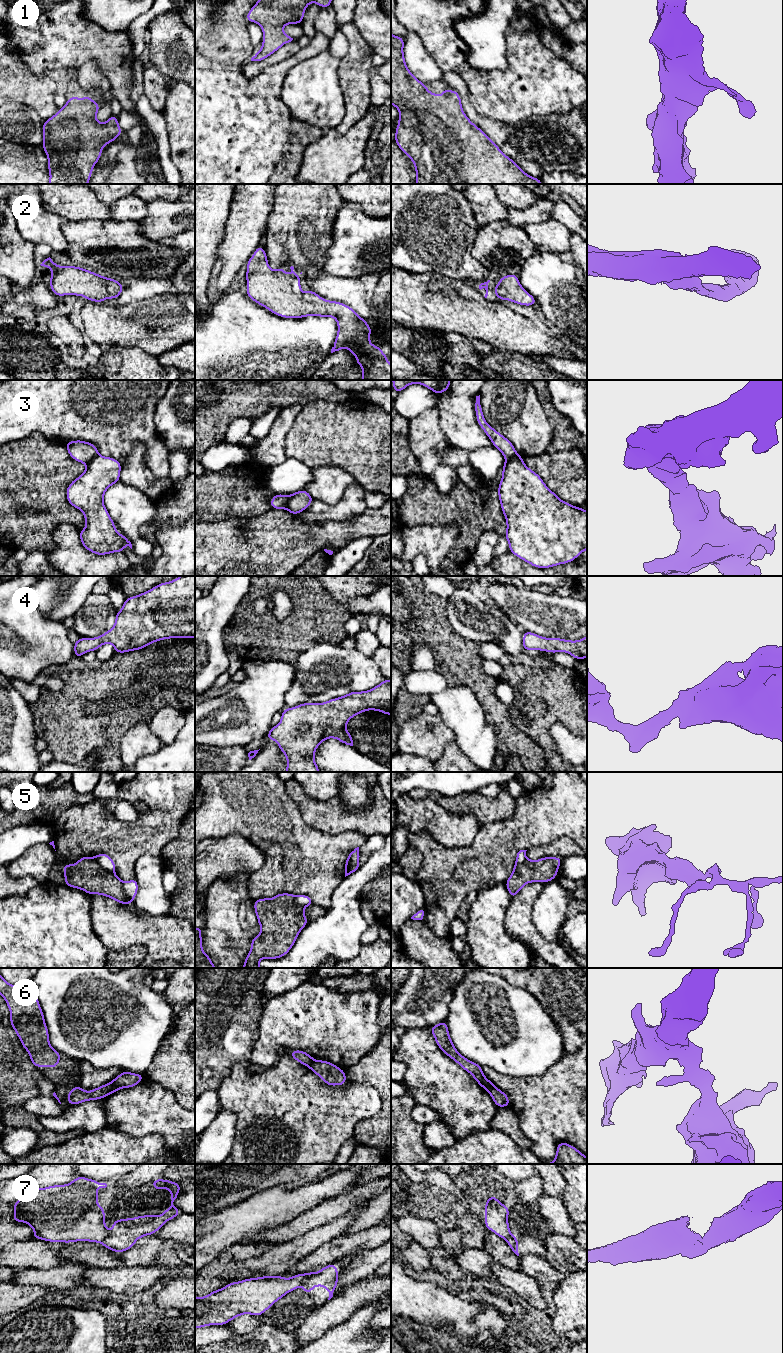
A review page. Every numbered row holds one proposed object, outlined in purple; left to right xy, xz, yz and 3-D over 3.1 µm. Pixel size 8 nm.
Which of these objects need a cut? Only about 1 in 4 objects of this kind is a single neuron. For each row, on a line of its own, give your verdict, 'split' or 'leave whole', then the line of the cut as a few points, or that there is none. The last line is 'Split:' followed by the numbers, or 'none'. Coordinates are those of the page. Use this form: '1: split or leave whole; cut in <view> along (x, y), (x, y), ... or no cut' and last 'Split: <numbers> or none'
1: leave whole; no cut
2: leave whole; no cut
3: split; cut in xz along (291, 495), (285, 508)
4: leave whole; no cut
5: split; cut in xy along (94, 858), (106, 870), (113, 872)
6: split; cut in yz along (484, 1077), (487, 1089)
7: split; cut in xz along (314, 1273), (300, 1284)
Split: 3, 5, 6, 7

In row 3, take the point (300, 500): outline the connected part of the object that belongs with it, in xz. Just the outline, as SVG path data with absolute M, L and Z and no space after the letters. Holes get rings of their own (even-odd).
M305 489L297 491L291 495L286 510L293 515L297 515L308 508L313 500L312 496Z

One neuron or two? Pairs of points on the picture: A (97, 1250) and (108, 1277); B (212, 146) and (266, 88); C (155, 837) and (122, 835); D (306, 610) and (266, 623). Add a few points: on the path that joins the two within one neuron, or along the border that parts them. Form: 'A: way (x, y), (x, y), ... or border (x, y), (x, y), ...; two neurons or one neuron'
A: border (122, 1265), (116, 1268), (88, 1268); two neurons
B: way (224, 132), (254, 102); one neuron
C: way (147, 837), (130, 837); one neuron
D: way (296, 620), (292, 624), (276, 624); one neuron

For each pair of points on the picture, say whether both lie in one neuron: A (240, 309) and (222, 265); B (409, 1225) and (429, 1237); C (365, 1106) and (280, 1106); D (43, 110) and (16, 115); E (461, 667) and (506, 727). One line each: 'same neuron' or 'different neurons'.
A: different neurons
B: same neuron
C: same neuron
D: different neurons
E: same neuron

